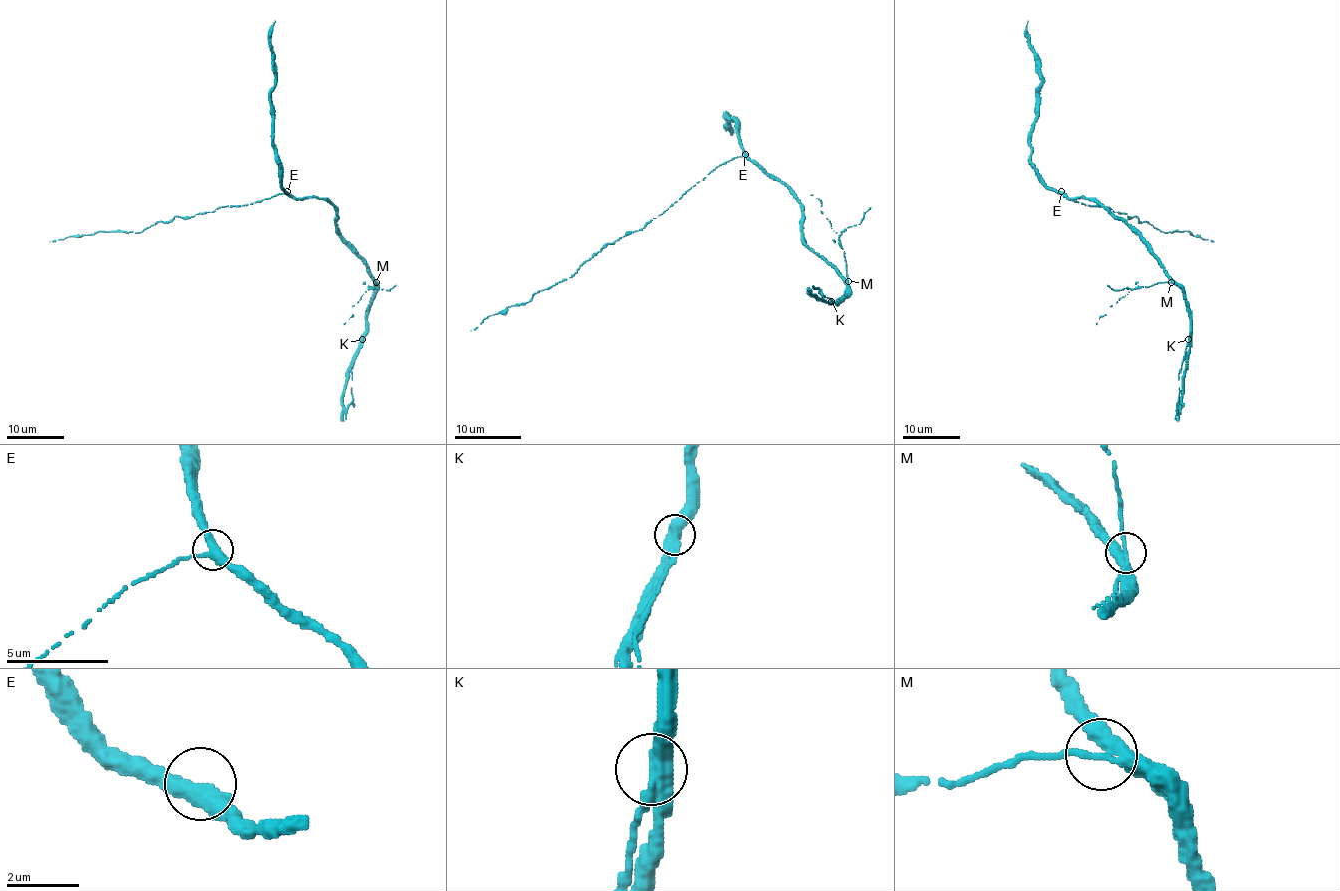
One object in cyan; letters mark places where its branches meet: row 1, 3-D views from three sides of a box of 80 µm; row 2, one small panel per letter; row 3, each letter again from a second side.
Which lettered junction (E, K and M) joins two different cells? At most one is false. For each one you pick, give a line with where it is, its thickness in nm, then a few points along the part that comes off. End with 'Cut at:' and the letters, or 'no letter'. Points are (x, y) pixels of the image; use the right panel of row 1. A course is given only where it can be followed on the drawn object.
K: Place: (1188, 339). Thickness 420 nm. Course of the part to remove: (1188, 340), (1178, 374), (1175, 419)
Cut at: K

